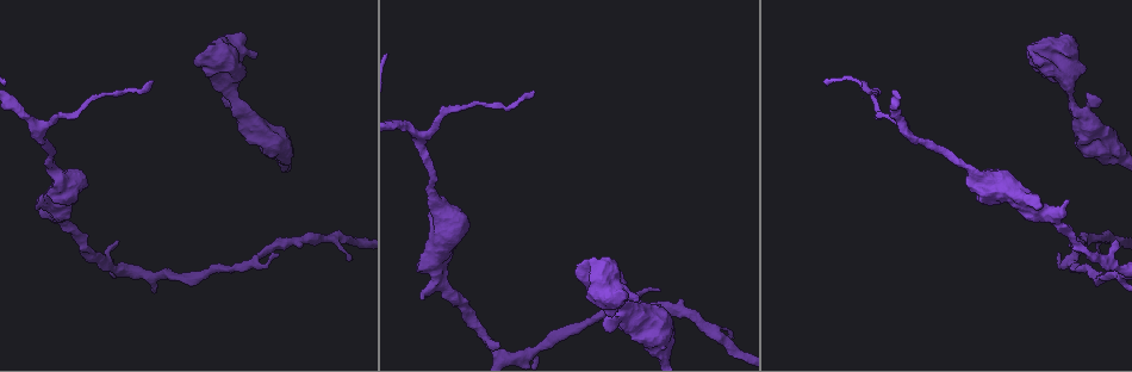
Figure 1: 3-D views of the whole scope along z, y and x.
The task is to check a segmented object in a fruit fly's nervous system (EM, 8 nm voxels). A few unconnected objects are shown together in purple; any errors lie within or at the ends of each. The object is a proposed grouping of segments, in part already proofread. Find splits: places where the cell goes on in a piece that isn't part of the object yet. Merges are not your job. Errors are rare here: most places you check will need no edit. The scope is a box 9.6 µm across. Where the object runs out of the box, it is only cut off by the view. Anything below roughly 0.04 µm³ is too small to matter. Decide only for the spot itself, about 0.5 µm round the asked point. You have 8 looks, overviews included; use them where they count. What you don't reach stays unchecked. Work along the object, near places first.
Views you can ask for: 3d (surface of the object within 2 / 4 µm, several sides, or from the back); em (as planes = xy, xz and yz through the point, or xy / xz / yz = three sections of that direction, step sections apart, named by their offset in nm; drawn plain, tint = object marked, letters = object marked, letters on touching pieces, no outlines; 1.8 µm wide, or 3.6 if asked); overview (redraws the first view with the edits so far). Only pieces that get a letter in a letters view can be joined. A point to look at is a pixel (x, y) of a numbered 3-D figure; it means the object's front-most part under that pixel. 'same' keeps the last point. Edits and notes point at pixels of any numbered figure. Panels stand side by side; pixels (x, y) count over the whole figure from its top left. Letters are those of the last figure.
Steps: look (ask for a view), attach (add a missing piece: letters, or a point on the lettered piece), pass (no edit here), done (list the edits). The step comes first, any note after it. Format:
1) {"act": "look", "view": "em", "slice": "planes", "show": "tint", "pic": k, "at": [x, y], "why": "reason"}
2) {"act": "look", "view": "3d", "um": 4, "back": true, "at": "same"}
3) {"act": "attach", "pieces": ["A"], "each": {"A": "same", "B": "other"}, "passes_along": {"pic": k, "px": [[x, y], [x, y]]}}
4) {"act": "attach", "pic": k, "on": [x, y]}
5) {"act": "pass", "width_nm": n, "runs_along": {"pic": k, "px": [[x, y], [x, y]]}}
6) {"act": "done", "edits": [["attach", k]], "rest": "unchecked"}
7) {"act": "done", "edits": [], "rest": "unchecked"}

{"act": "look", "view": "em", "slice": "planes", "show": "letters", "pic": 1, "at": [1067, 201], "why": "an open end"}

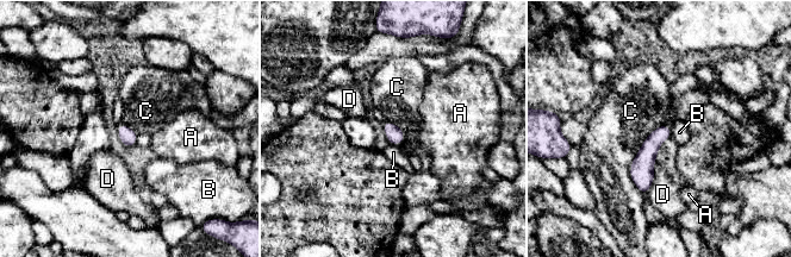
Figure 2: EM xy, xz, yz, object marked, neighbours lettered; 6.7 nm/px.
{"act": "pass", "longest_contact_nm": ["C", 500], "each": {"A": "other", "B": "other", "C": "other", "D": "other"}, "runs_along": {"pic": 2, "px": [[667, 129], [645, 158], [645, 189]]}, "found": "no lettered piece goes on from it"}

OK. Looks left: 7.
{"act": "look", "view": "em", "slice": "planes", "show": "letters", "pic": 1, "at": [730, 338], "why": "an open end"}

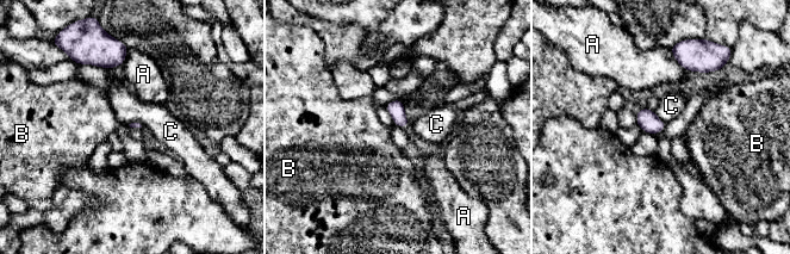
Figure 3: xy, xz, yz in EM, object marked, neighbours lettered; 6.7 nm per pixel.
{"act": "pass", "each": {"A": "other", "B": "other", "C": "other"}, "border": {"pic": 3, "px": [[654, 112], [666, 123]]}, "found": "none of them fits"}

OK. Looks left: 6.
{"act": "look", "view": "3d", "um": 4, "pic": 1, "at": [1089, 94]}

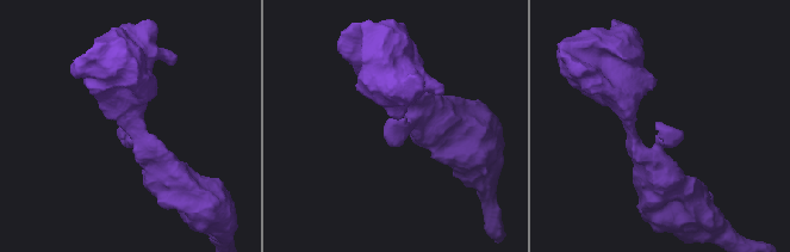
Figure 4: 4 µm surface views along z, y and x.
{"act": "look", "view": "em", "slice": "xz", "step": 8, "show": "letters", "pic": 4, "at": [390, 118]}

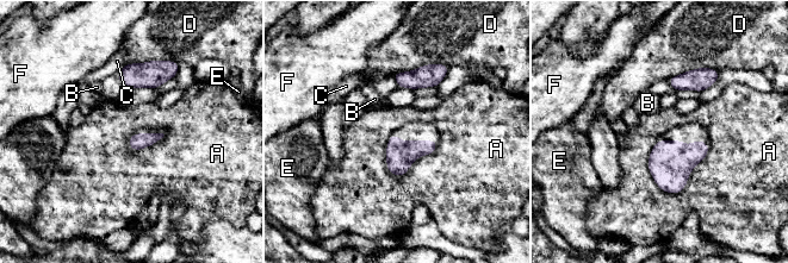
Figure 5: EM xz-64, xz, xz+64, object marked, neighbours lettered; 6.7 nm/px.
{"act": "look", "view": "em", "slice": "planes", "show": "letters", "at": "same", "why": "another direction"}

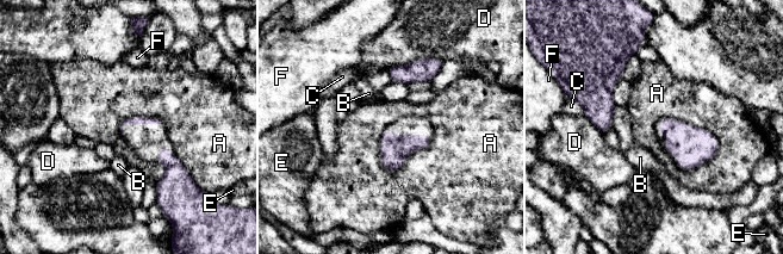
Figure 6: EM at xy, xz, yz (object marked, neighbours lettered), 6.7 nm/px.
{"act": "pass", "longest_contact_nm": ["A", 460], "each": {"A": "other", "B": "other", "C": "other", "D": "other", "E": "other", "F": "other"}, "border": {"pic": 6, "px": [[657, 121], [707, 129], [716, 153]]}, "found": "none of them fits"}

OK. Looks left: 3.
{"act": "done", "edits": [], "rest": "unchecked"}

